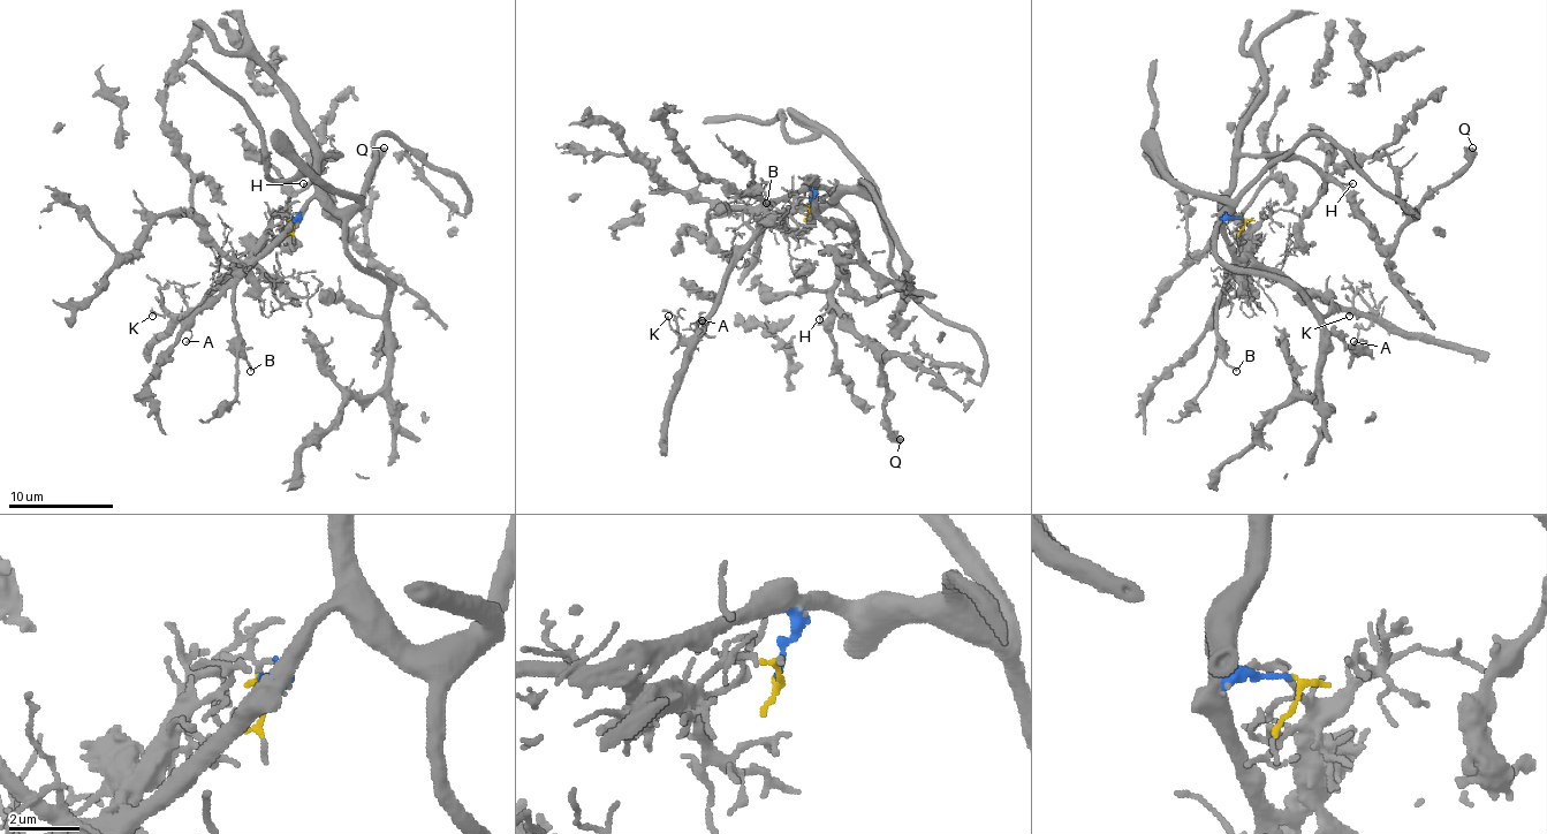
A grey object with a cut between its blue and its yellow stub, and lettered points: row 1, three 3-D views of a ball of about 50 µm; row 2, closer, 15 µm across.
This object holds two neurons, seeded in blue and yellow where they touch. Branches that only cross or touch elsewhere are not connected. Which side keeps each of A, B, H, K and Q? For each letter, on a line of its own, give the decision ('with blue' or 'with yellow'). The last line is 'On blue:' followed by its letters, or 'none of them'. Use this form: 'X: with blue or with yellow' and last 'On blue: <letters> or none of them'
A: with yellow
B: with blue
H: with blue
K: with yellow
Q: with blue
On blue: B, H, Q

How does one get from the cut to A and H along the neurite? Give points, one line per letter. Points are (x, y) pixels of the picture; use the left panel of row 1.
A: (290, 218), (294, 226), (288, 234), (270, 234), (262, 248), (186, 321), (190, 332), (186, 342)
H: (290, 218), (302, 213), (315, 191), (315, 165), (323, 158), (335, 154), (323, 165), (312, 184), (304, 184)

